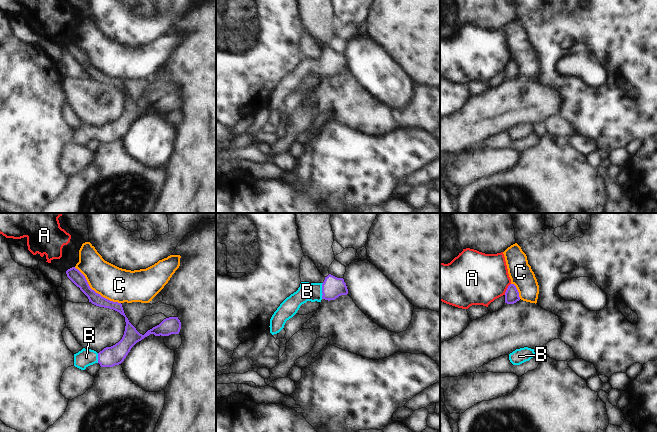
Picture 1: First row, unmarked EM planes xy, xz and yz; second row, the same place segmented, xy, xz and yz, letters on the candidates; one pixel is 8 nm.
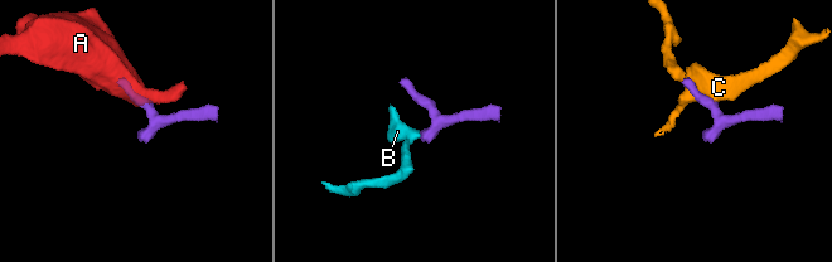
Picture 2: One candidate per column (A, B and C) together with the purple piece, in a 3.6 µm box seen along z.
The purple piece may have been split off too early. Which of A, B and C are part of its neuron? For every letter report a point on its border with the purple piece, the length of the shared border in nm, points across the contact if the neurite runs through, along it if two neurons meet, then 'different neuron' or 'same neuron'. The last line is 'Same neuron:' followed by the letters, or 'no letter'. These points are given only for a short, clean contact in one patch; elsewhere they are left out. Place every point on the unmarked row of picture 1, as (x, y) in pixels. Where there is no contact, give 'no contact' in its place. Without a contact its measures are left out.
A: yz (507, 65) | 110 nm | along yz (510, 59), (504, 70) | different neuron
B: xz (322, 67) | 130 nm | across xz (332, 63), (329, 66), (322, 67), (307, 67) | same neuron
C: xy (94, 67) | 480 nm | different neuron
Same neuron: B

